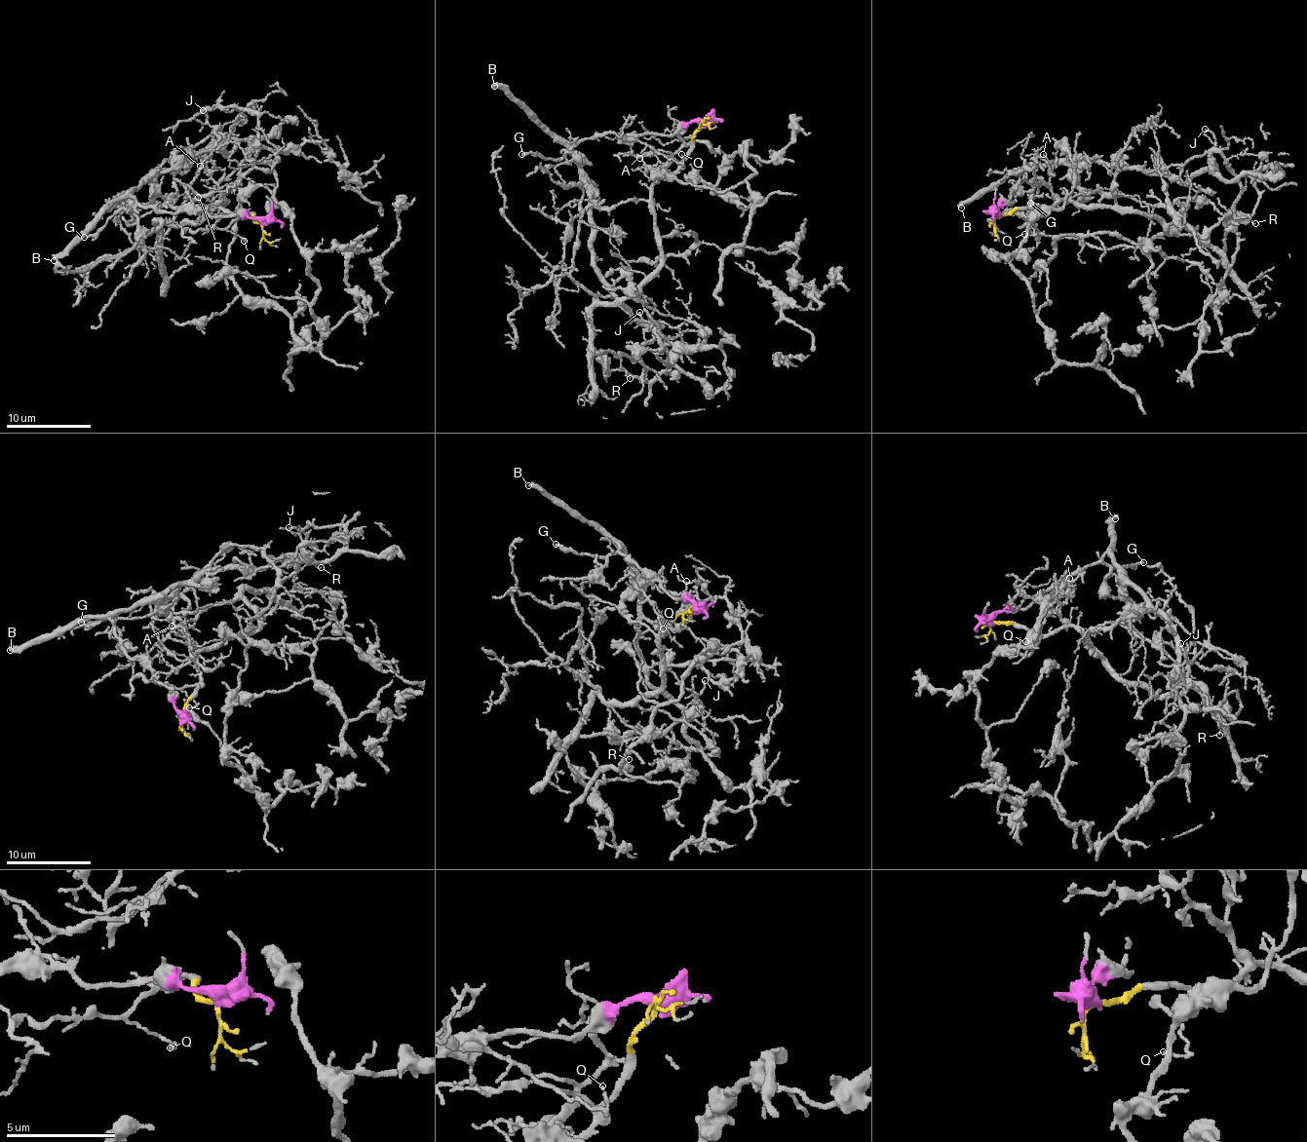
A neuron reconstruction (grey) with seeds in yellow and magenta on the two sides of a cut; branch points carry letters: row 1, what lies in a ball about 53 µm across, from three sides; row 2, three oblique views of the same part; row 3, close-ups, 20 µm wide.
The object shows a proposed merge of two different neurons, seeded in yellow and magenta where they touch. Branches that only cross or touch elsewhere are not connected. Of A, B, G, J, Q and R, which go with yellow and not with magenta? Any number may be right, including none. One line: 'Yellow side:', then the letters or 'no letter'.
Yellow side: A, J, Q, R

